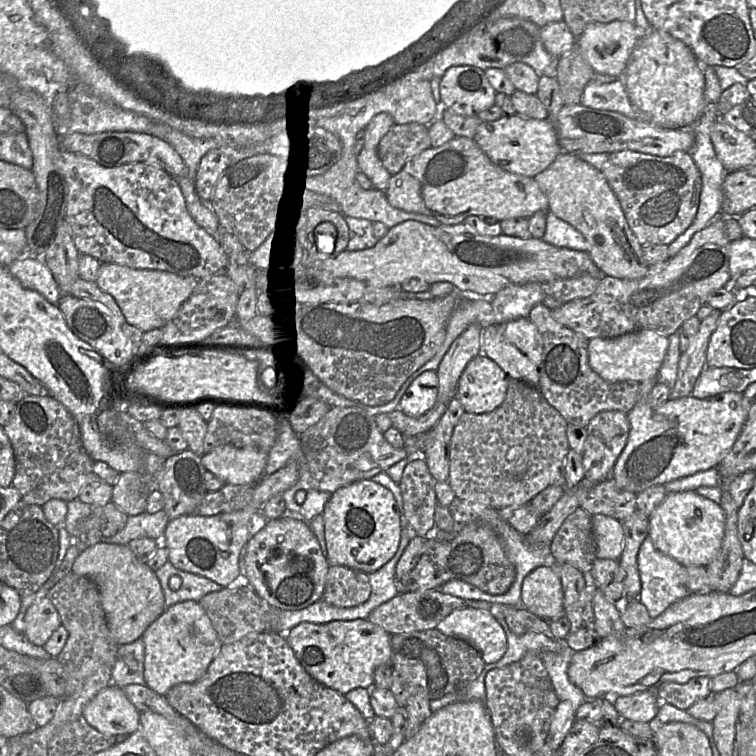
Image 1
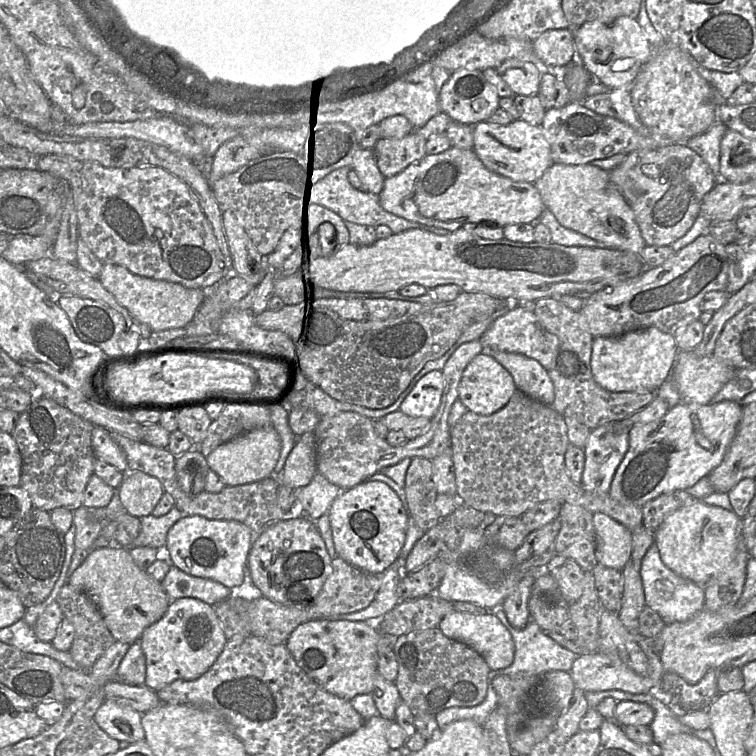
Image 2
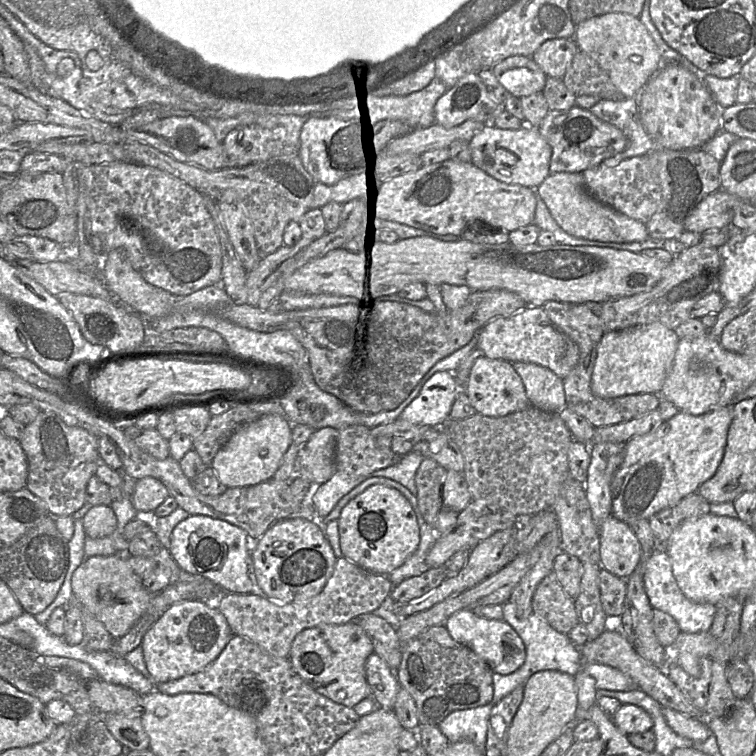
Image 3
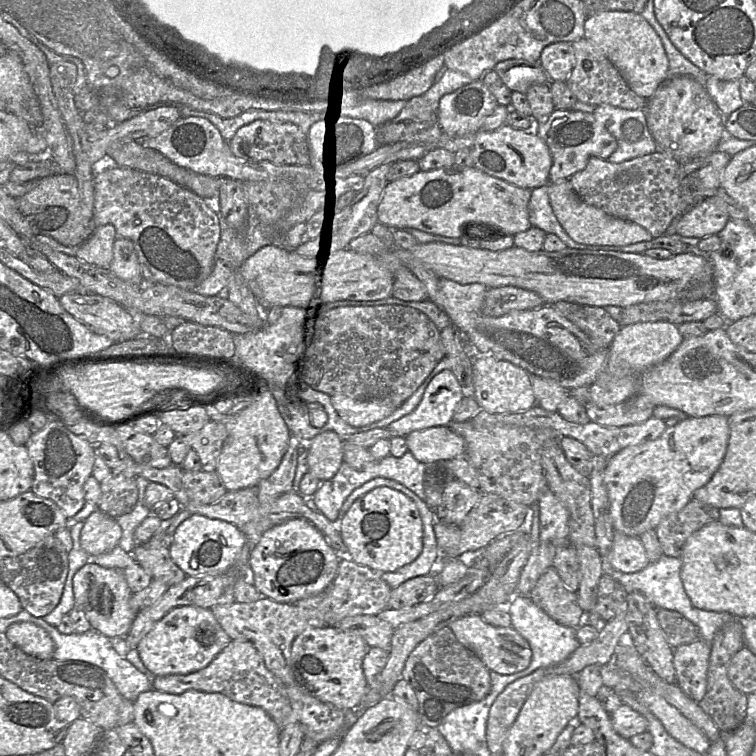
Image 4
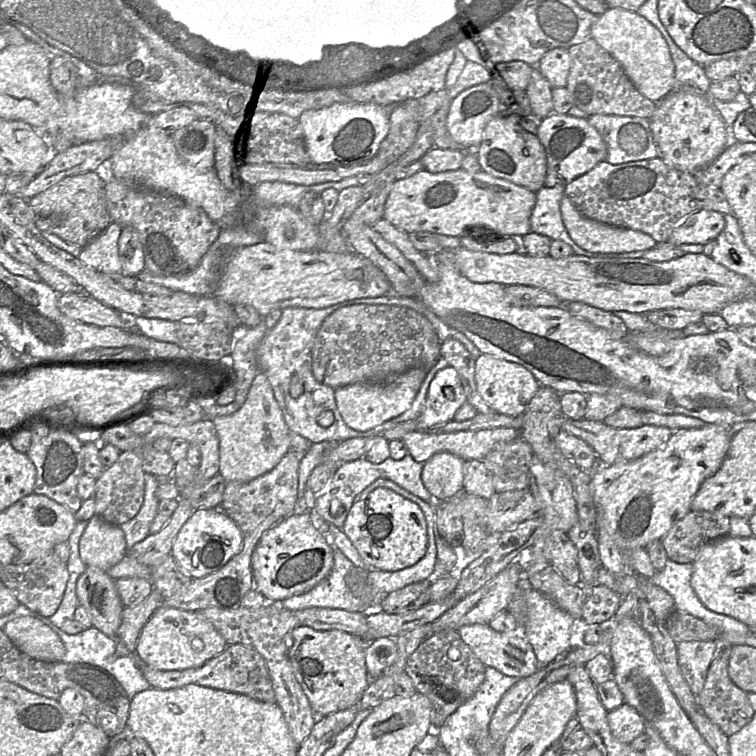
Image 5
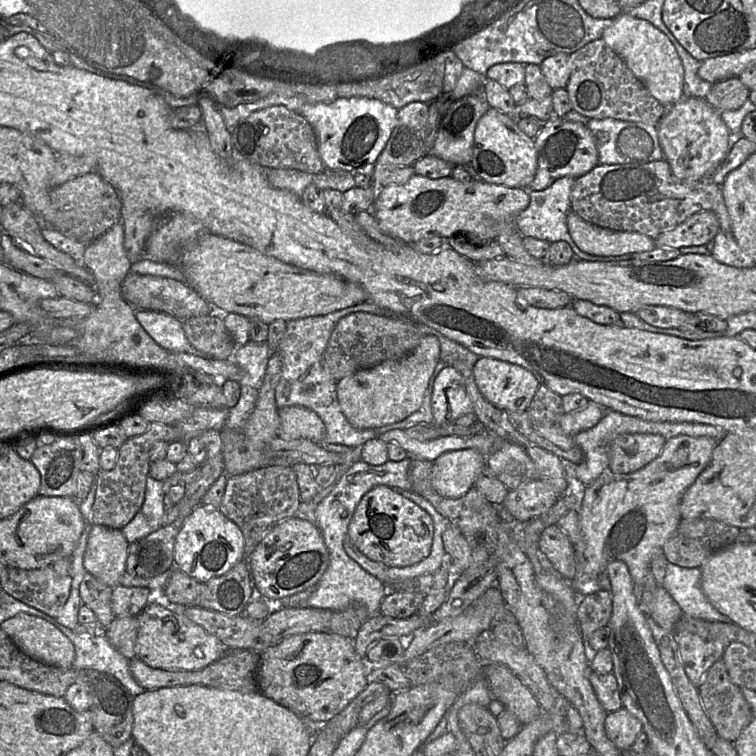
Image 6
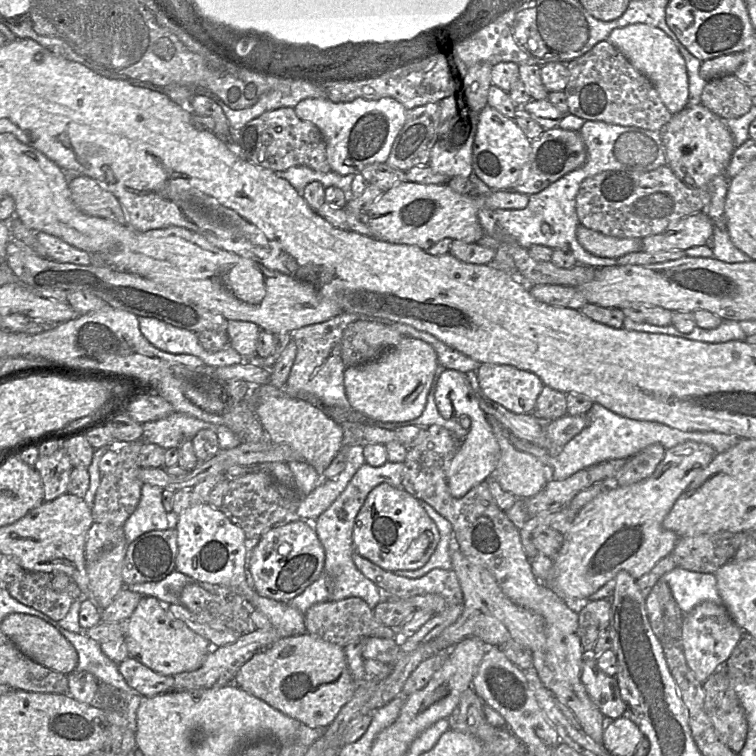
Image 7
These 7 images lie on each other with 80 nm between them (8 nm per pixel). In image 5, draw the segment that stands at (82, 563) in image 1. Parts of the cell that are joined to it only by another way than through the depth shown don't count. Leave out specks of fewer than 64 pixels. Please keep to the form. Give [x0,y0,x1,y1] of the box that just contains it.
[76,566,124,637]

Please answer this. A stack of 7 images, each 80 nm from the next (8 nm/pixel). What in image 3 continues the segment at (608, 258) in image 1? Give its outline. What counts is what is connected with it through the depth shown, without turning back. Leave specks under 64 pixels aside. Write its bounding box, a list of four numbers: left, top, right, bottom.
[535,173,650,243]

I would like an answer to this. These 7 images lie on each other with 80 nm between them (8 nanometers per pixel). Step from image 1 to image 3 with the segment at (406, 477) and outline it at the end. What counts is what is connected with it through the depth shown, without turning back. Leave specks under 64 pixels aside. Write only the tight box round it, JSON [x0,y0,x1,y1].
[415,458,447,527]

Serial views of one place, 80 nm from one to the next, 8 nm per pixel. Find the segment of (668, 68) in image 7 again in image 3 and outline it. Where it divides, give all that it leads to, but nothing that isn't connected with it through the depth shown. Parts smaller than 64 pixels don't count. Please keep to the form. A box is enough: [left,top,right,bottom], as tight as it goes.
[574,13,663,98]

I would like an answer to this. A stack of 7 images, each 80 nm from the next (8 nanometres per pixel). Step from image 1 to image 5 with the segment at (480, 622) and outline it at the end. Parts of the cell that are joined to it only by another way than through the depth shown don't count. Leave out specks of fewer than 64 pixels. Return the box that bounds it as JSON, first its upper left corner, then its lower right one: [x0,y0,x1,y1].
[458,624,538,679]

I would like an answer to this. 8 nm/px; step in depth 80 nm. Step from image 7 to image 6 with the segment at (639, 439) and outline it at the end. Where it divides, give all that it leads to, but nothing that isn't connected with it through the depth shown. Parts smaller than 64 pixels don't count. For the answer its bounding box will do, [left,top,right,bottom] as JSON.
[565,410,726,492]

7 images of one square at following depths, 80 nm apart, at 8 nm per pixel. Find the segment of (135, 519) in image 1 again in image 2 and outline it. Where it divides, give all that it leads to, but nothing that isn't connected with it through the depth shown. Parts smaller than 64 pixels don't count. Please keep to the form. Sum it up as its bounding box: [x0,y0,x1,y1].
[132,506,184,550]

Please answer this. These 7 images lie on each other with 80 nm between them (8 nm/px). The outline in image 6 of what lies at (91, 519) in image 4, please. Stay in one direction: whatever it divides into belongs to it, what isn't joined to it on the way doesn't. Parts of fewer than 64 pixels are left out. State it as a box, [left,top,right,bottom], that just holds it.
[83,524,129,588]

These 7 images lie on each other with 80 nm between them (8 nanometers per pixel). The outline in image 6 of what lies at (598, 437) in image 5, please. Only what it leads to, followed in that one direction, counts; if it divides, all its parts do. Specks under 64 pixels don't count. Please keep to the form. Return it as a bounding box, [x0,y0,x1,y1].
[608,435,666,475]

